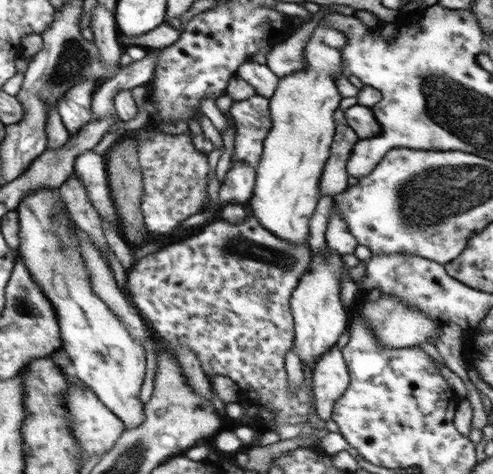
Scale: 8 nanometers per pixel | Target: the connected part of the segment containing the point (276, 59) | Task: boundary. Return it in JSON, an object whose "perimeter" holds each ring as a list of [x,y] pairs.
{"perimeter":[[[308,21],[296,29],[289,39],[273,46],[268,54],[269,69],[280,79],[305,69],[303,50],[312,33],[312,22]]]}

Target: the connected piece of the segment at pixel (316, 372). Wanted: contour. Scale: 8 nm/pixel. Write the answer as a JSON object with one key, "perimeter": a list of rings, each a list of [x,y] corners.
{"perimeter":[[[337,346],[316,358],[312,366],[316,412],[322,421],[331,420],[334,404],[349,386],[350,374],[345,357]]]}

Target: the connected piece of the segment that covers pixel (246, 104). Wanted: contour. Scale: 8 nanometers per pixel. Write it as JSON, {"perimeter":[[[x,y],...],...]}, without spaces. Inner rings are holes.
{"perimeter":[[[256,94],[246,100],[234,101],[227,116],[236,131],[232,163],[244,161],[256,168],[272,126],[269,98]]]}

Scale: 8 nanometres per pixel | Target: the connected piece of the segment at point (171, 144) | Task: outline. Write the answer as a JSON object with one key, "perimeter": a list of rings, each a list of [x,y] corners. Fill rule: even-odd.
{"perimeter":[[[158,130],[154,133],[138,134],[137,140],[141,142],[140,165],[144,174],[144,193],[141,197],[141,210],[145,215],[145,225],[148,230],[163,234],[172,234],[192,214],[198,214],[206,194],[206,180],[208,180],[208,156],[198,151],[191,139],[195,132],[190,135],[164,134]]]}

